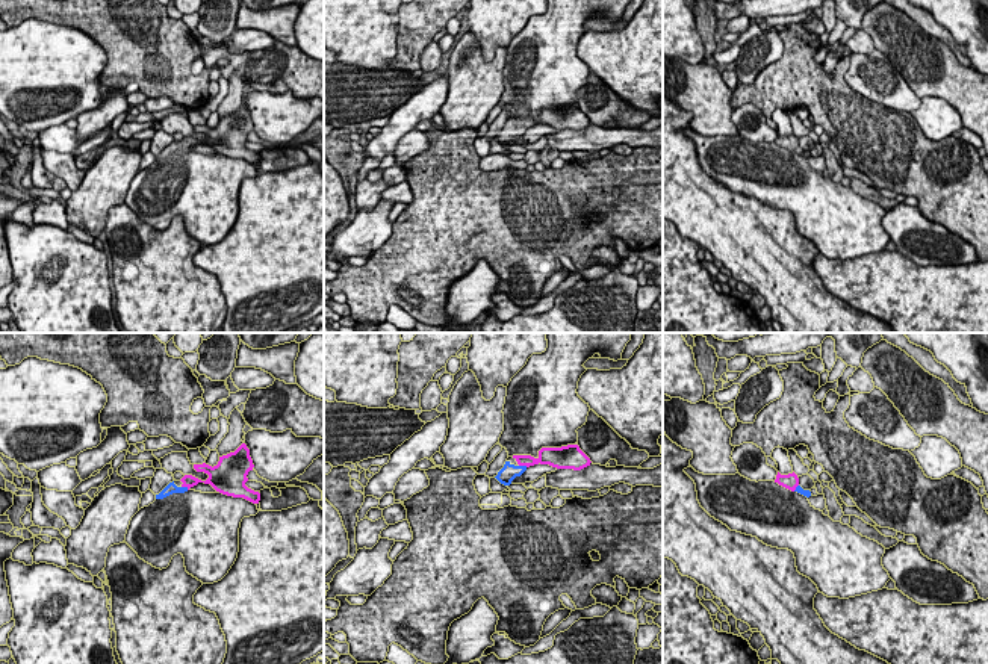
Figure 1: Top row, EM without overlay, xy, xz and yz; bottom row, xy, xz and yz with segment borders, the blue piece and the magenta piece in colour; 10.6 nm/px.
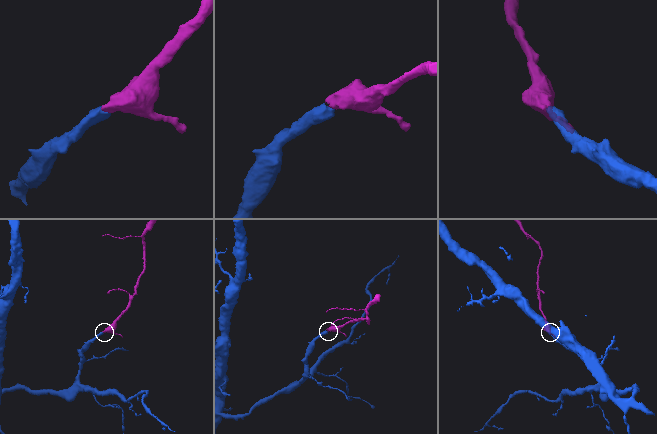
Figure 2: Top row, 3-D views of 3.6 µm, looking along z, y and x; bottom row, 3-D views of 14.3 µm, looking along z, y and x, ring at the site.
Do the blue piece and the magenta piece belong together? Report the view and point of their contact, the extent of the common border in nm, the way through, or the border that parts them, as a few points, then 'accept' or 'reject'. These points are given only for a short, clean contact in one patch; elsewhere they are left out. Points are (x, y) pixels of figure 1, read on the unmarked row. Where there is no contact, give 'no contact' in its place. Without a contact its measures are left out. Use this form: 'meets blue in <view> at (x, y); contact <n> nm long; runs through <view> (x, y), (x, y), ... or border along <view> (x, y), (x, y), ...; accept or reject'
meets blue in xy at (185, 148); contact 90 nm long; runs through xy (171, 148), (185, 148), (188, 142); accept

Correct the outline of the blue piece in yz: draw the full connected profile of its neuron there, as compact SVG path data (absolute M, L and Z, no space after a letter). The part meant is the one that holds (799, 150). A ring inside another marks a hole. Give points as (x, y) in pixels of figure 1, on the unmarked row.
M778 133L775 144L778 144L779 147L782 147L782 148L791 151L791 153L797 153L797 154L800 154L800 156L803 156L806 159L811 157L811 153L809 151L803 151L799 147L799 139L797 139L797 136L794 133L793 135L788 135L788 136L781 136Z

